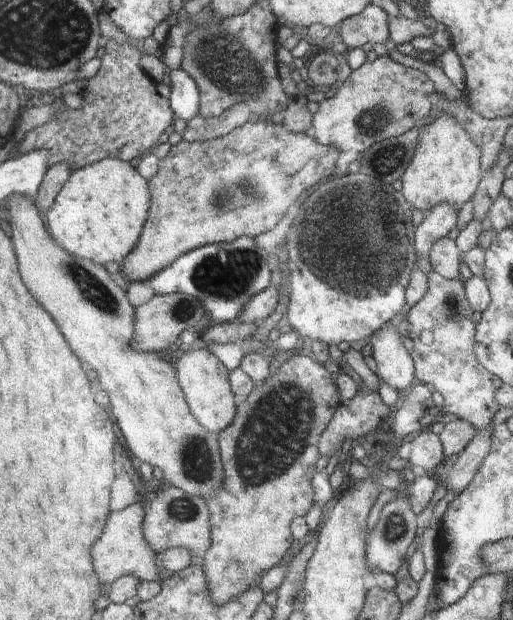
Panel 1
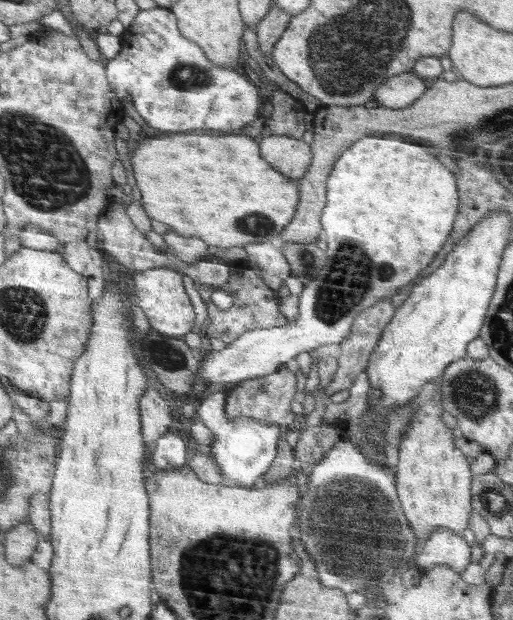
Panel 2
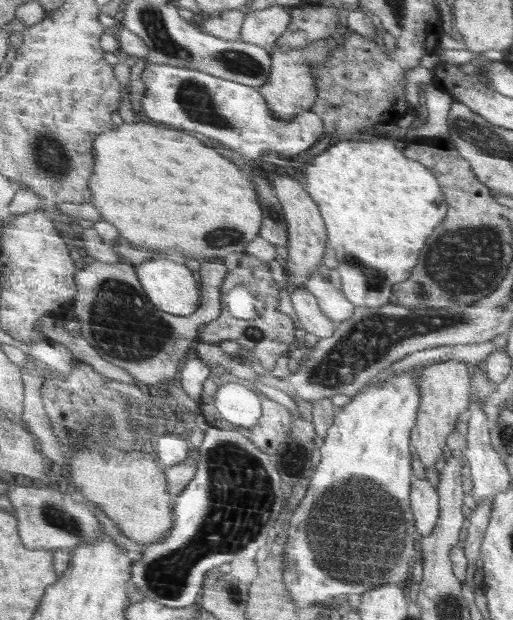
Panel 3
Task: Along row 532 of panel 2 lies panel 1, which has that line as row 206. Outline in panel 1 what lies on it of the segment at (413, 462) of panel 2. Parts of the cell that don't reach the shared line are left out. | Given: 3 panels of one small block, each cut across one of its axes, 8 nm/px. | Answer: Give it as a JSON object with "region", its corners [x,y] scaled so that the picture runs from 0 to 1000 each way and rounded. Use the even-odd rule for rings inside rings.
{"region":[[[854,185],[817,210],[803,258],[782,287],[782,308],[799,329],[830,345],[858,327],[899,335],[916,324],[940,290],[936,239],[924,235],[916,219],[881,185]]]}

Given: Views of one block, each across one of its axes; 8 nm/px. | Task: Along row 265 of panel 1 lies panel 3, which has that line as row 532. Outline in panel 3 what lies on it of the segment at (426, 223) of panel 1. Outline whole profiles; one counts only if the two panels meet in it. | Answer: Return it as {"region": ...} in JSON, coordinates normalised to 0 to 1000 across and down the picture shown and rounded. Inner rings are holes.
{"region":[[[807,768],[803,774],[803,794],[797,797],[807,835],[813,837],[815,858],[823,866],[838,863],[846,855],[850,835],[854,835],[854,797],[834,781],[832,773],[815,773]]]}

